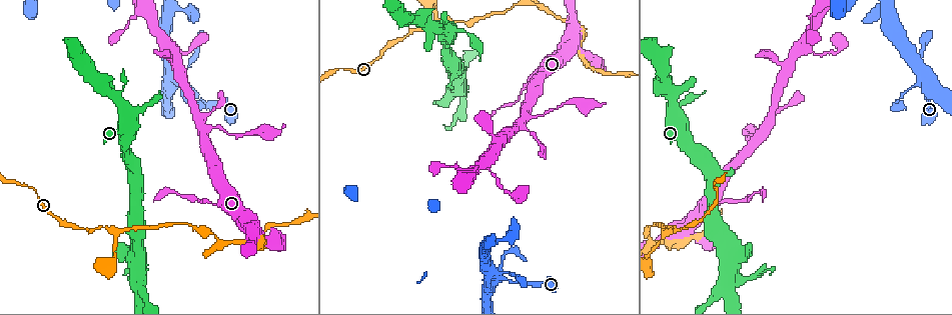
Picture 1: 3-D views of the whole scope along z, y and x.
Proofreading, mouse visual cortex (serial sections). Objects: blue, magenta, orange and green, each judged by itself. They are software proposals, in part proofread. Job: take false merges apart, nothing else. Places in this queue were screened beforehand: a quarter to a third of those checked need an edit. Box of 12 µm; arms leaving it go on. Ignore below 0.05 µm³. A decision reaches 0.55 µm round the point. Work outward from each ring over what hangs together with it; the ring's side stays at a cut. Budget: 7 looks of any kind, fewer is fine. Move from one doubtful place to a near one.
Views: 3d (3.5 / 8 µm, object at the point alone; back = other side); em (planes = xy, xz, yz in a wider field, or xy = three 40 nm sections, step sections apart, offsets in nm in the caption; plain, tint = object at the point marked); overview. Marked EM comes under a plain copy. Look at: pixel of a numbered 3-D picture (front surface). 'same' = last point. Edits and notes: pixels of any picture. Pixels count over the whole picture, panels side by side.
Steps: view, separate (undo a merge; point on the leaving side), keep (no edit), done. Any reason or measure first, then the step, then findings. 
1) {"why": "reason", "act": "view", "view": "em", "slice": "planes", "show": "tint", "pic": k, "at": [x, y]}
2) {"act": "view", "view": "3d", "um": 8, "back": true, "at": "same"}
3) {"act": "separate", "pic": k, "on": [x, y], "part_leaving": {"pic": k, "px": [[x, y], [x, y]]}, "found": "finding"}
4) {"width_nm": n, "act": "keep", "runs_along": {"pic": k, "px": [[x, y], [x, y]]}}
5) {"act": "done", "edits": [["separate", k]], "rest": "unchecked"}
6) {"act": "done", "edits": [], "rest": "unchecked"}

{"act": "view", "view": "em", "slice": "xy", "step": 3, "show": "tint", "pic": 1, "at": [669, 229]}

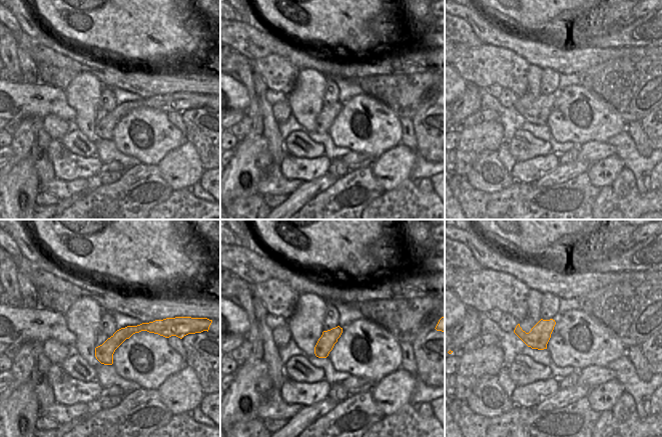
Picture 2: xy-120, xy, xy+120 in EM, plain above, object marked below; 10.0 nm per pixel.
{"act": "view", "view": "3d", "um": 3.5, "at": "same"}

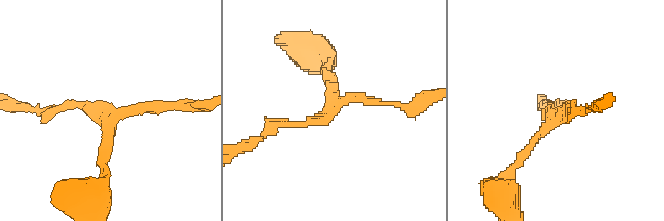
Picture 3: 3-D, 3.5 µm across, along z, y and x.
{"arm_widths_nm": [100, 100, 150], "act": "keep", "runs_along": {"pic": 3, "px": [[40, 110], [160, 107]]}, "found": "continuous, no second cell"}

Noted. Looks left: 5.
{"why": "calibre changes", "act": "view", "view": "3d", "um": 3.5, "pic": 1, "at": [723, 199]}

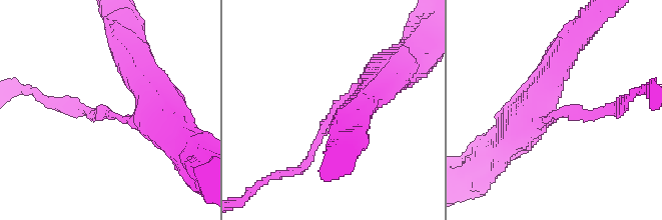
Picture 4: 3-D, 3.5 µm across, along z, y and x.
{"arm_widths_nm": [150, 450], "act": "view", "view": "em", "slice": "xy", "step": 3, "show": "tint", "pic": 4, "at": [562, 113]}

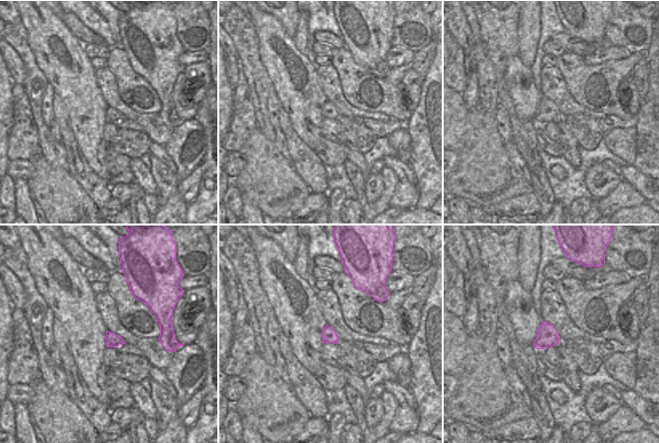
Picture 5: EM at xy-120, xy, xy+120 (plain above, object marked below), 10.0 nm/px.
{"why": "cut it another way", "act": "view", "view": "em", "slice": "planes", "show": "tint", "at": "same"}

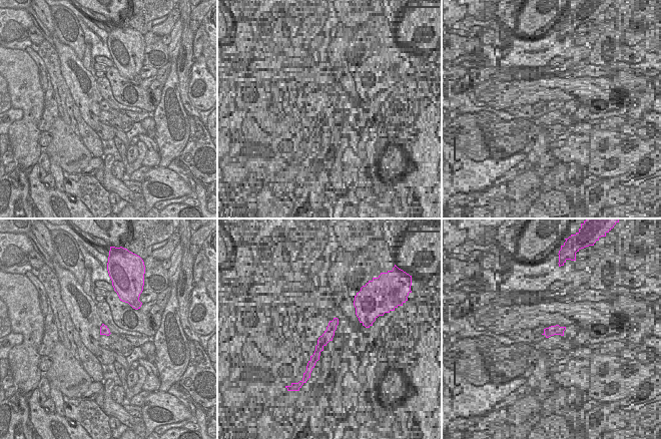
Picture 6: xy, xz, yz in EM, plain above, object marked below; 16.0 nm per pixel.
{"act": "separate", "pic": 4, "on": [572, 107], "part_leaving": {"pic": 4, "px": [[545, 120], [620, 105]]}, "found": "a second cell is stuck on"}

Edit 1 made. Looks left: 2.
{"act": "done", "edits": [["separate", 4]], "rest": "unchecked"}

